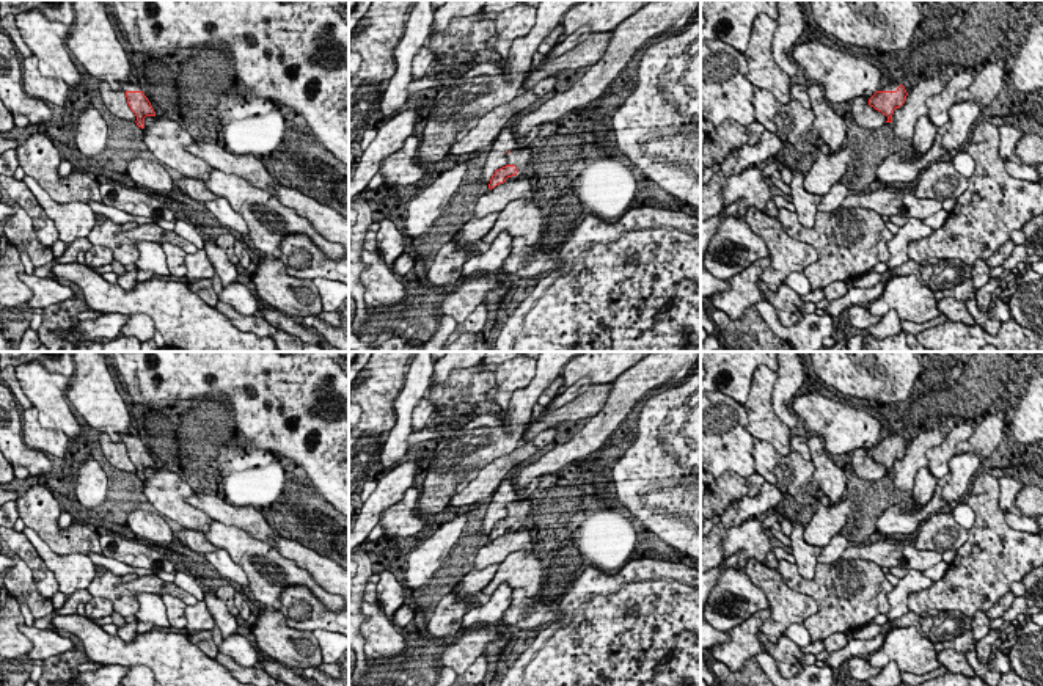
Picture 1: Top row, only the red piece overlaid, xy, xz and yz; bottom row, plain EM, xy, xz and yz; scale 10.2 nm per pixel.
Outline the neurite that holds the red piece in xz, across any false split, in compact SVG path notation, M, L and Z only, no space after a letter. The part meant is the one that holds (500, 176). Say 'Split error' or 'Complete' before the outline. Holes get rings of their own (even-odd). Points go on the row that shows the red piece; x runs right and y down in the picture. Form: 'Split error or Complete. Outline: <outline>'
Split error. Outline: M517 146L507 154L507 165L496 170L490 179L489 188L495 188L500 184L504 184L507 177L517 176L517 173L528 165L531 159L529 146Z

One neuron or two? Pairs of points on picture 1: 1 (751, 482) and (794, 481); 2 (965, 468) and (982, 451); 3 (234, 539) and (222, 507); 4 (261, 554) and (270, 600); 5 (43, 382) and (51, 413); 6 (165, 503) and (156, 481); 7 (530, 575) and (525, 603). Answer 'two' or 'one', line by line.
1: two
2: two
3: two
4: one
5: one
6: one
7: two

